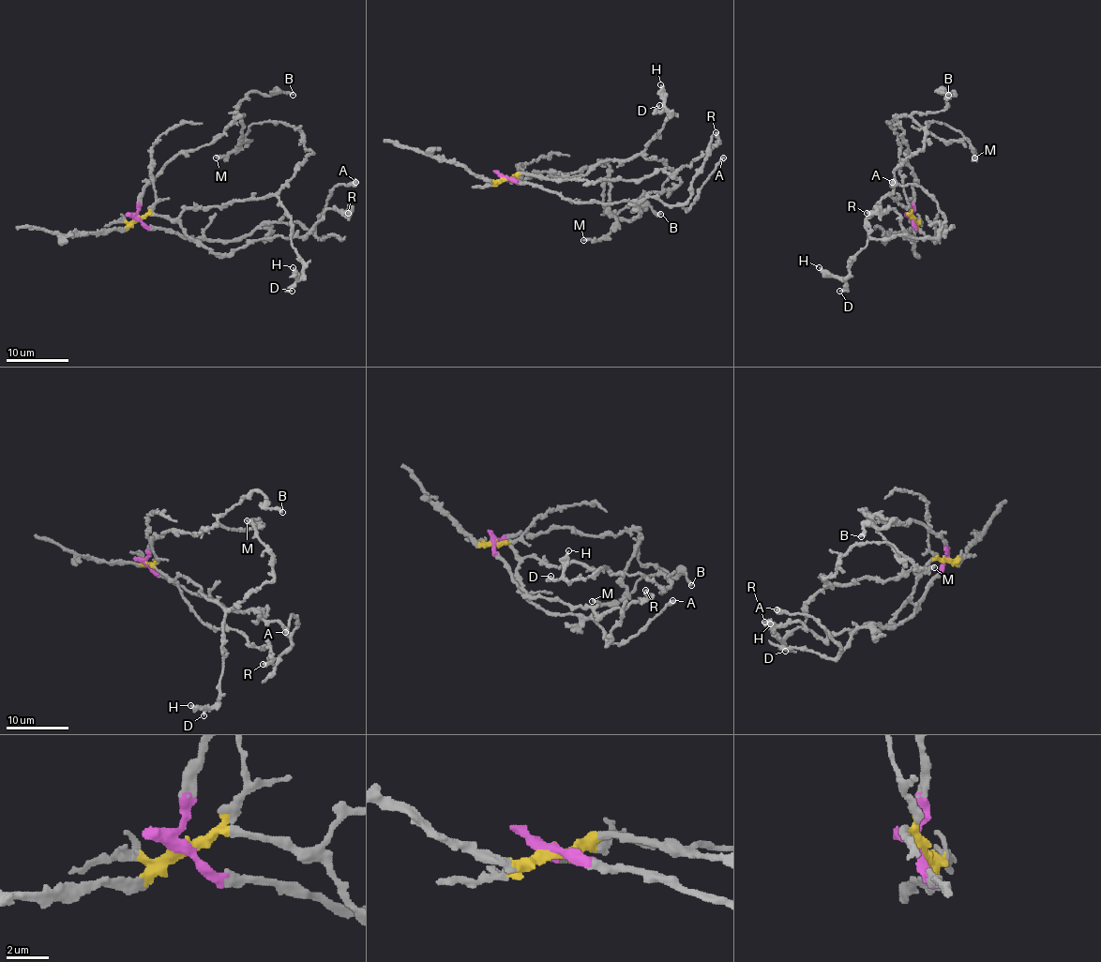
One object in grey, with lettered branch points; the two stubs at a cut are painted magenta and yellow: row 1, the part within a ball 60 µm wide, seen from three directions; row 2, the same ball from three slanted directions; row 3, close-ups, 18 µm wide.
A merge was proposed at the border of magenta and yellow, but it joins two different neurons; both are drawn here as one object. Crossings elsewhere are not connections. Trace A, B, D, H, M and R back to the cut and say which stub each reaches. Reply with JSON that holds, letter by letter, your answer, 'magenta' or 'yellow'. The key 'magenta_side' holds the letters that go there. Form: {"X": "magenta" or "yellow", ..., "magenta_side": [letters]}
{"A": "magenta", "B": "magenta", "D": "yellow", "H": "yellow", "M": "yellow", "R": "yellow", "magenta_side": ["A", "B"]}

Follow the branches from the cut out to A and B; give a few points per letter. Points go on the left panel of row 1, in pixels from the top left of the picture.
A: (138, 218), (208, 240), (242, 239), (279, 222), (312, 230), (329, 192), (355, 181)
B: (138, 218), (138, 195), (180, 154), (213, 144), (240, 116), (235, 112), (239, 103), (249, 93), (294, 94)

